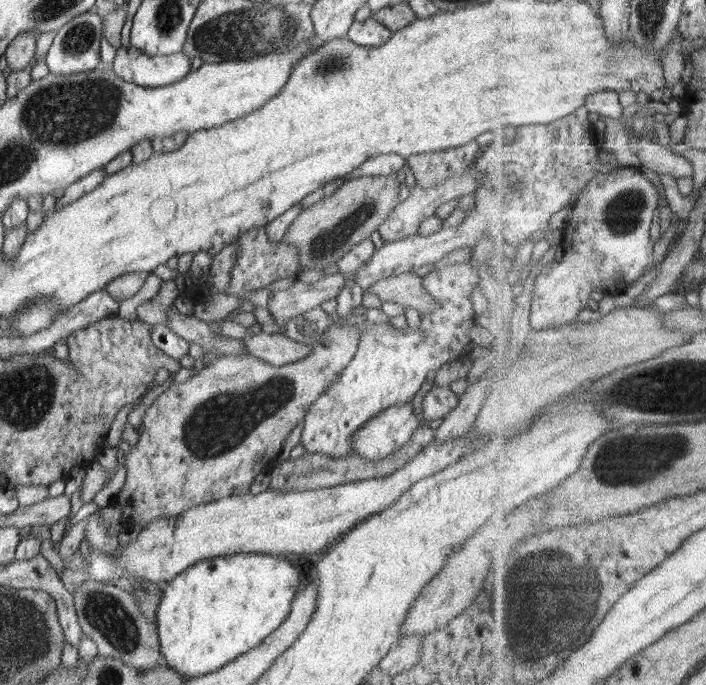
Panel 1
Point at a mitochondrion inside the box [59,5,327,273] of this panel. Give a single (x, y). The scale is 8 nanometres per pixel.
(245, 33)

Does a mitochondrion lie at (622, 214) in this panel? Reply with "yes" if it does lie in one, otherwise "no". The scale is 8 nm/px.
yes

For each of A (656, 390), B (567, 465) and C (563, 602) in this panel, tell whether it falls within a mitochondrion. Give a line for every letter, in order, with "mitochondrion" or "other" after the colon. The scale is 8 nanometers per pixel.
A: mitochondrion
B: other
C: mitochondrion

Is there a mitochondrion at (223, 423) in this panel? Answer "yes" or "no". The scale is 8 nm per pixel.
yes

